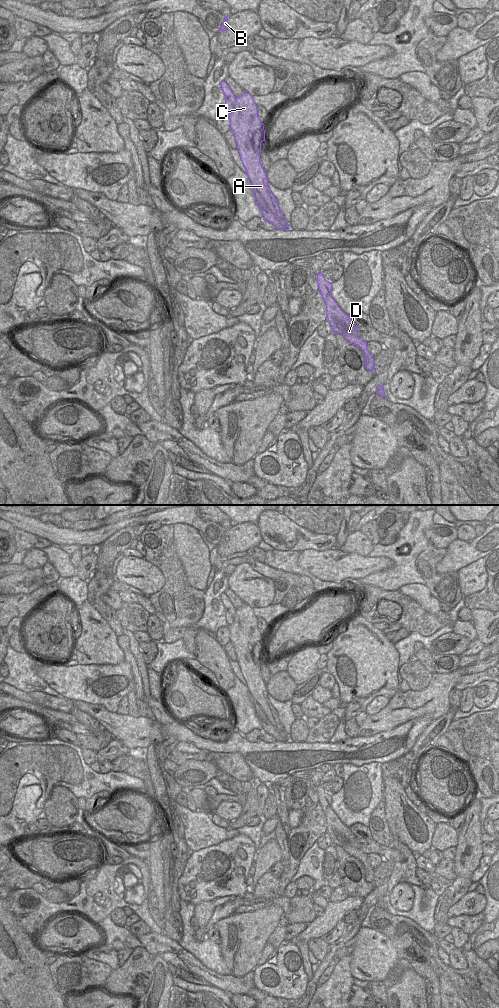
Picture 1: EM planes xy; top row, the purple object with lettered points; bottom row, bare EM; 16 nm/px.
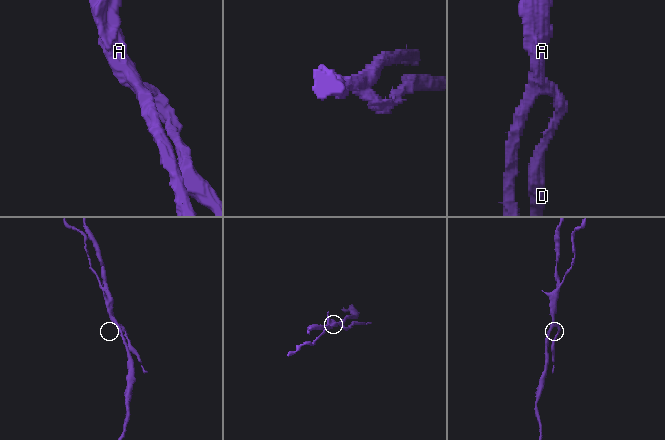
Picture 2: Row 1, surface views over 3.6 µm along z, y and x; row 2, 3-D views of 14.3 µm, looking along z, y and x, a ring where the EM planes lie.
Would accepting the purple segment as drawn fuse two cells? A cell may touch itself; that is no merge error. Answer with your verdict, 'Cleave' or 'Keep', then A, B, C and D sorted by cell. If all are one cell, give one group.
Cleave. Groups: A B C / D.

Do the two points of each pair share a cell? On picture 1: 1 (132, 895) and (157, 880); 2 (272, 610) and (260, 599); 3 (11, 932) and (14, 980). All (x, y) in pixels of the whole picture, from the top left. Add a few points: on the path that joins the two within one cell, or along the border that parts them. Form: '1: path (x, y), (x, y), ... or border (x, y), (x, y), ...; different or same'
1: border (148, 868), (150, 878); different
2: border (271, 603), (266, 606), (252, 608); different
3: path (16, 944), (21, 959), (24, 962), (21, 968); same

